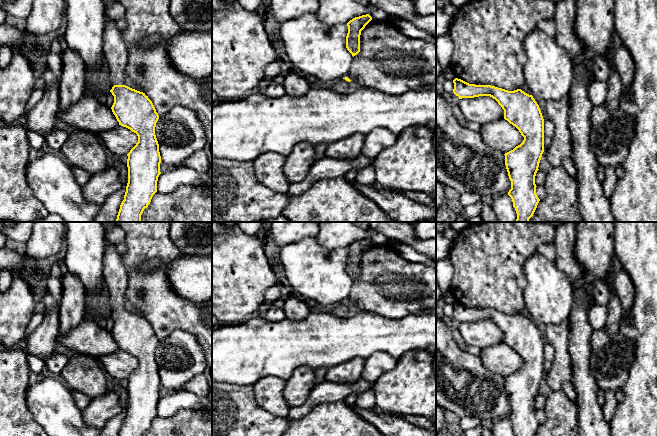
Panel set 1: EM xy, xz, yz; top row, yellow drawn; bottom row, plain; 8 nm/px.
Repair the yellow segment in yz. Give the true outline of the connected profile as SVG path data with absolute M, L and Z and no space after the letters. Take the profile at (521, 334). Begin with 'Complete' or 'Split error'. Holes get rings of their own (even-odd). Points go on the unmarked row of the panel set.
Split error. M455 302L453 307L453 317L459 323L479 320L490 320L495 323L504 334L504 343L515 350L524 361L520 369L504 378L506 393L511 405L508 419L512 423L516 436L535 436L540 425L536 418L535 400L544 376L544 343L539 329L532 320L532 315L527 308L520 313L508 315L491 309L469 308L458 302Z

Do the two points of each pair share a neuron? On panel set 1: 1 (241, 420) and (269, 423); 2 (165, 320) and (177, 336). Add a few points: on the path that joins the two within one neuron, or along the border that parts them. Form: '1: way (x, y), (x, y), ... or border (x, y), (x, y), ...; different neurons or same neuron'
1: way (248, 421), (262, 423); same neuron
2: border (196, 337), (181, 330), (173, 330), (159, 341); different neurons

